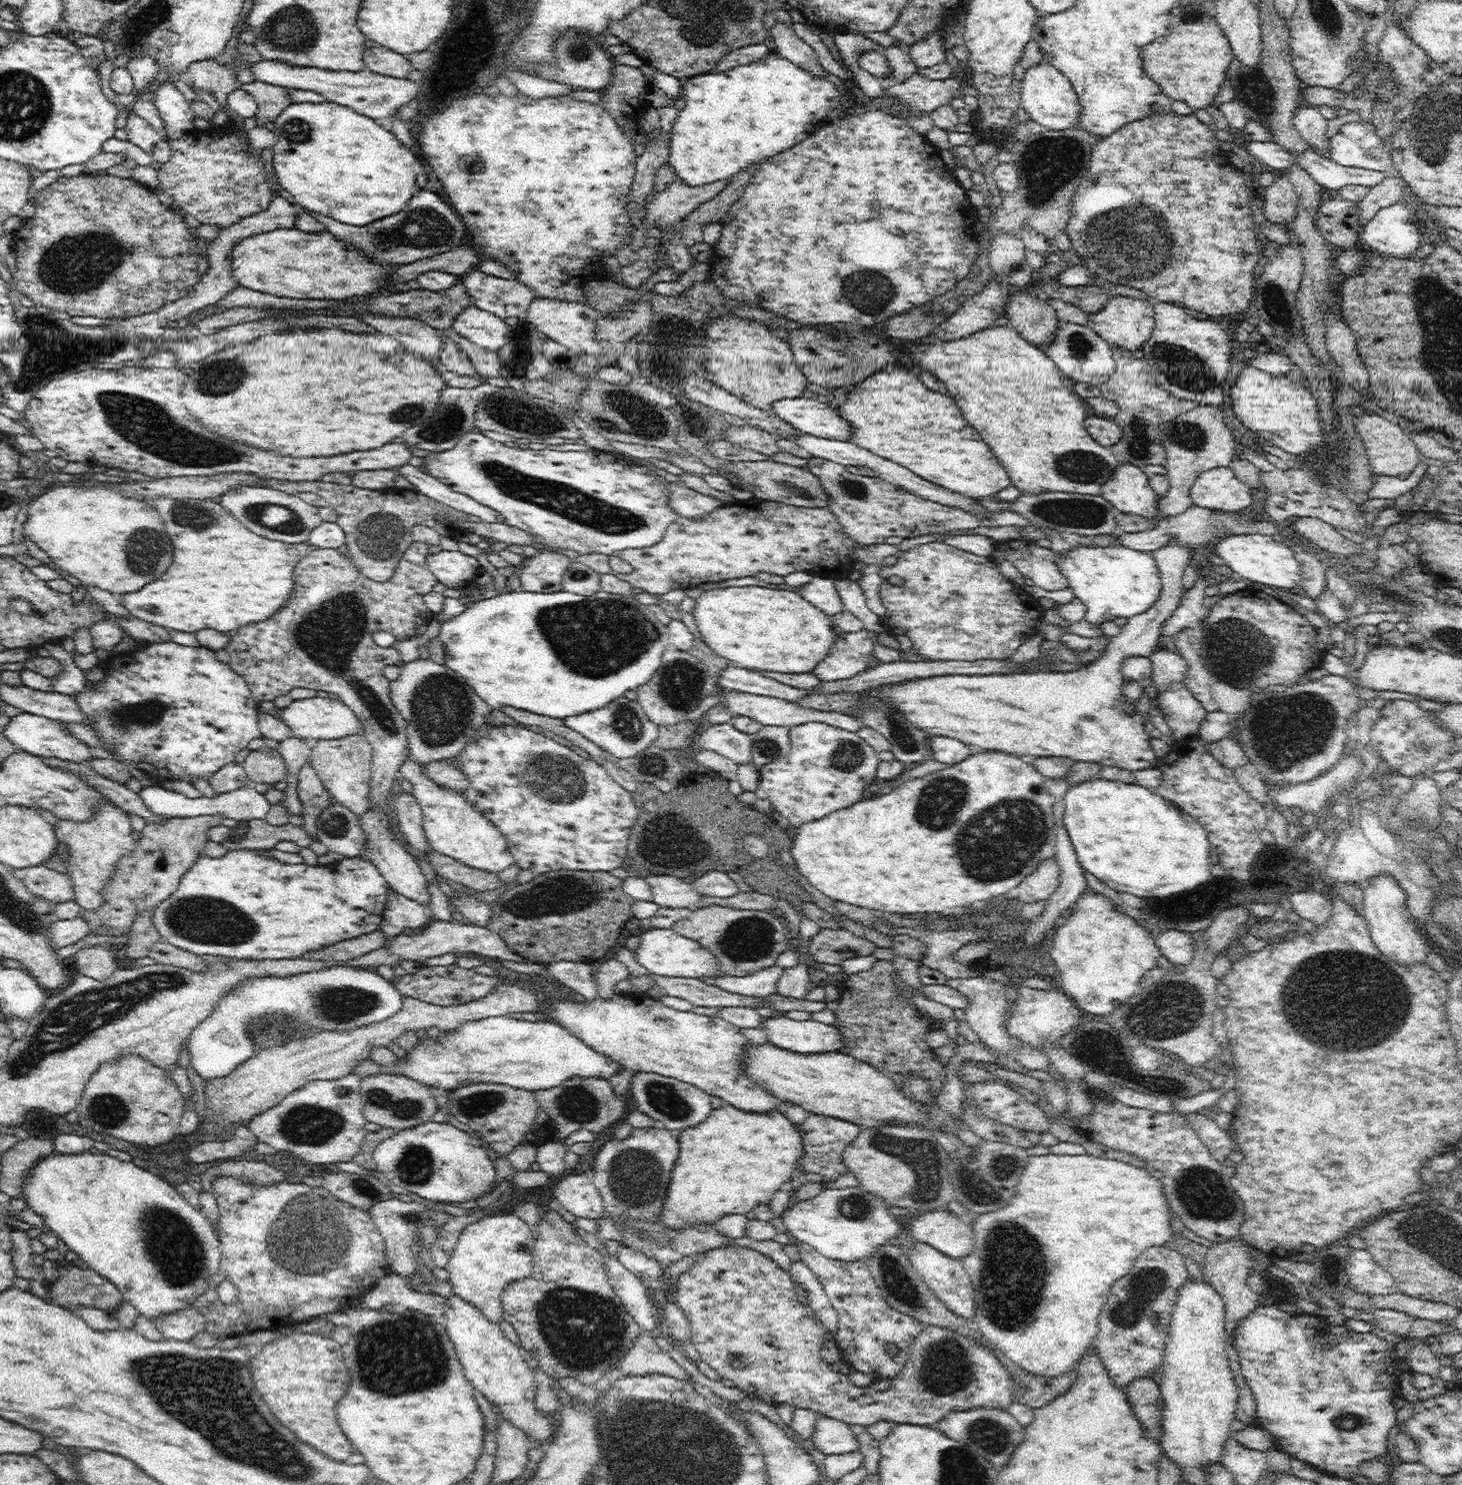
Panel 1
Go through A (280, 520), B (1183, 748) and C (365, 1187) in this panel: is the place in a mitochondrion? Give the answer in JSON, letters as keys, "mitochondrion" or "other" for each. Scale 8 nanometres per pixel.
{"A":"mitochondrion","B":"other","C":"mitochondrion"}

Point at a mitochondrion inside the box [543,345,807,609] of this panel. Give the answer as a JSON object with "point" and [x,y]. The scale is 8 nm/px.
{"point":[646,421]}

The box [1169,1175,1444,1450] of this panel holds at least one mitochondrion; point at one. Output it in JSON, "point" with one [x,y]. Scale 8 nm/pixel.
{"point":[1346,1421]}

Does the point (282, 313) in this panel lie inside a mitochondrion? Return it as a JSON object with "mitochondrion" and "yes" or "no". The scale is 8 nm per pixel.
{"mitochondrion":"no"}

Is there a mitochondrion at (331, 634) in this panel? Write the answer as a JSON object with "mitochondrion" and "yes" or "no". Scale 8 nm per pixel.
{"mitochondrion":"yes"}

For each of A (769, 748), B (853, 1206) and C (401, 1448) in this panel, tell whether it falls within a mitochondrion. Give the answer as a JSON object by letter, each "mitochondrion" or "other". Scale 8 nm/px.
{"A":"mitochondrion","B":"mitochondrion","C":"other"}

